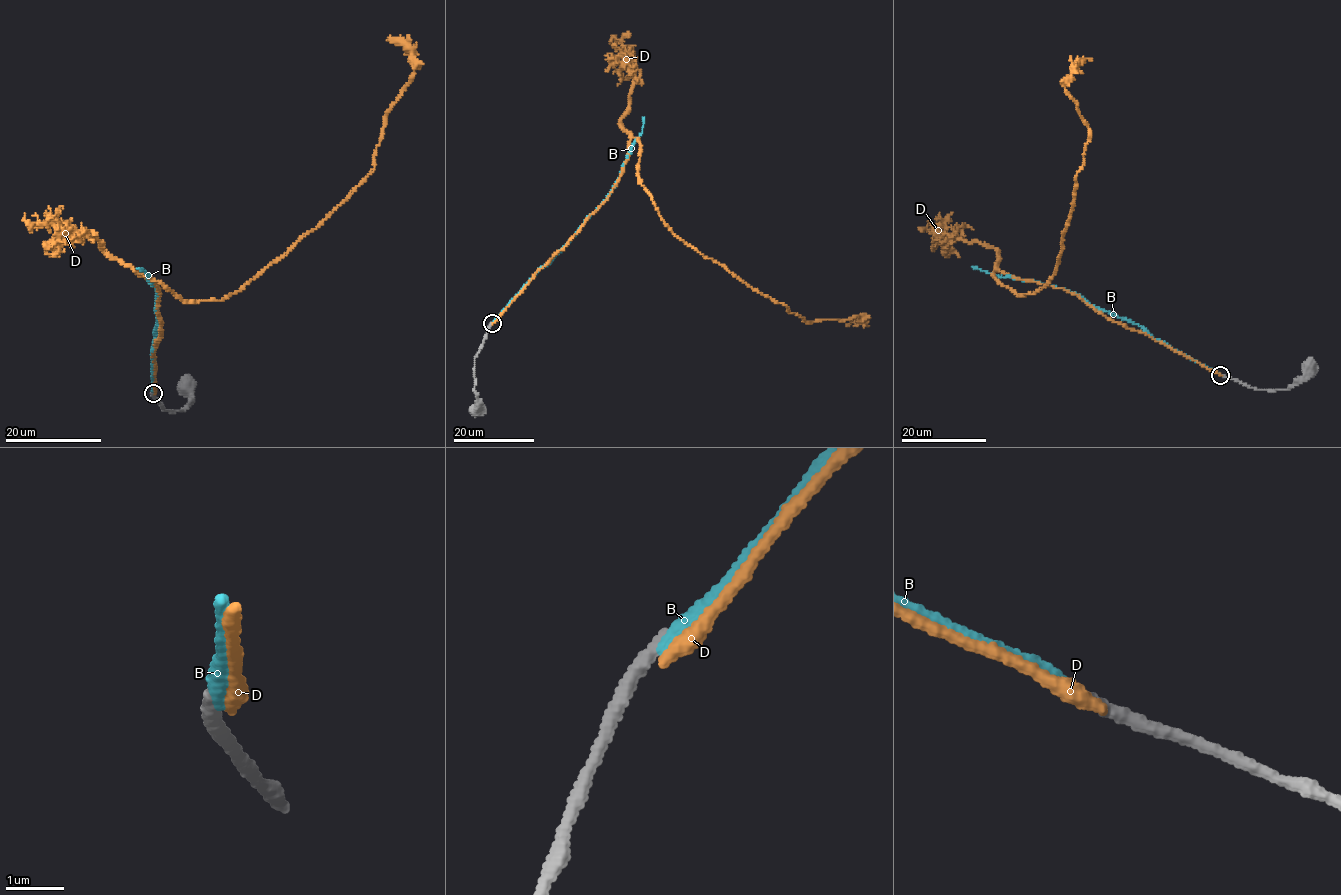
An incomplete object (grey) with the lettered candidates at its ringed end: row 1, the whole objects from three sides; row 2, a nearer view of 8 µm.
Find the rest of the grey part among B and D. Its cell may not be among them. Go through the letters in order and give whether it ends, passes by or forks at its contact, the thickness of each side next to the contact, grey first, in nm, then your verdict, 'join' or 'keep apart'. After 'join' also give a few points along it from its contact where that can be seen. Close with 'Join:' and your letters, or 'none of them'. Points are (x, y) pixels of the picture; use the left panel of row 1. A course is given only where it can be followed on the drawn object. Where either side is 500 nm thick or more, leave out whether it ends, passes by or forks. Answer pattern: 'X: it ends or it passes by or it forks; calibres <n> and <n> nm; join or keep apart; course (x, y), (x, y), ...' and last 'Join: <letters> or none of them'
B: it ends; calibres 260 and 260 nm; join; course (152, 392), (152, 352), (158, 300), (156, 286), (147, 279), (149, 275), (137, 268)
D: it ends; calibres 280 and 320 nm; keep apart
Join: B

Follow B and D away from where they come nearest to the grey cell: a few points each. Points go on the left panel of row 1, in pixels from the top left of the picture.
B: (152, 392), (152, 352), (158, 300), (156, 286), (147, 279), (149, 275), (137, 268)
D: (153, 392), (158, 294), (139, 273), (219, 299), (320, 223), (371, 171), (409, 83), (410, 52), (387, 39)

